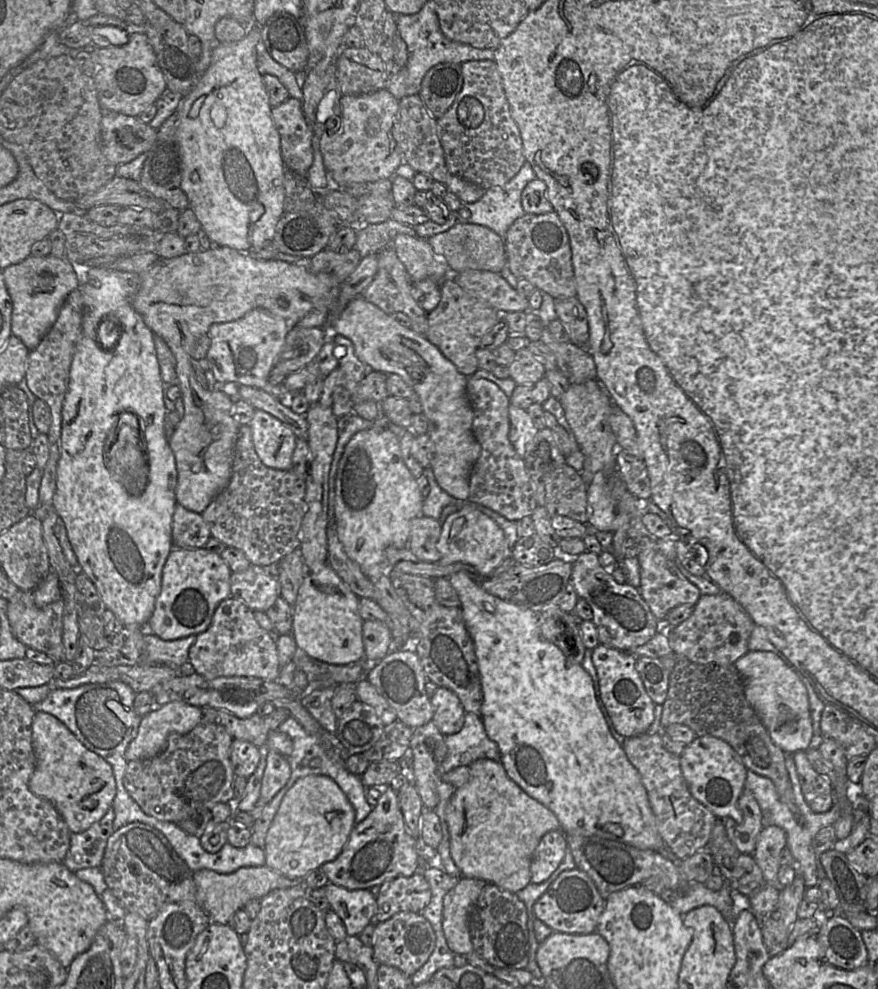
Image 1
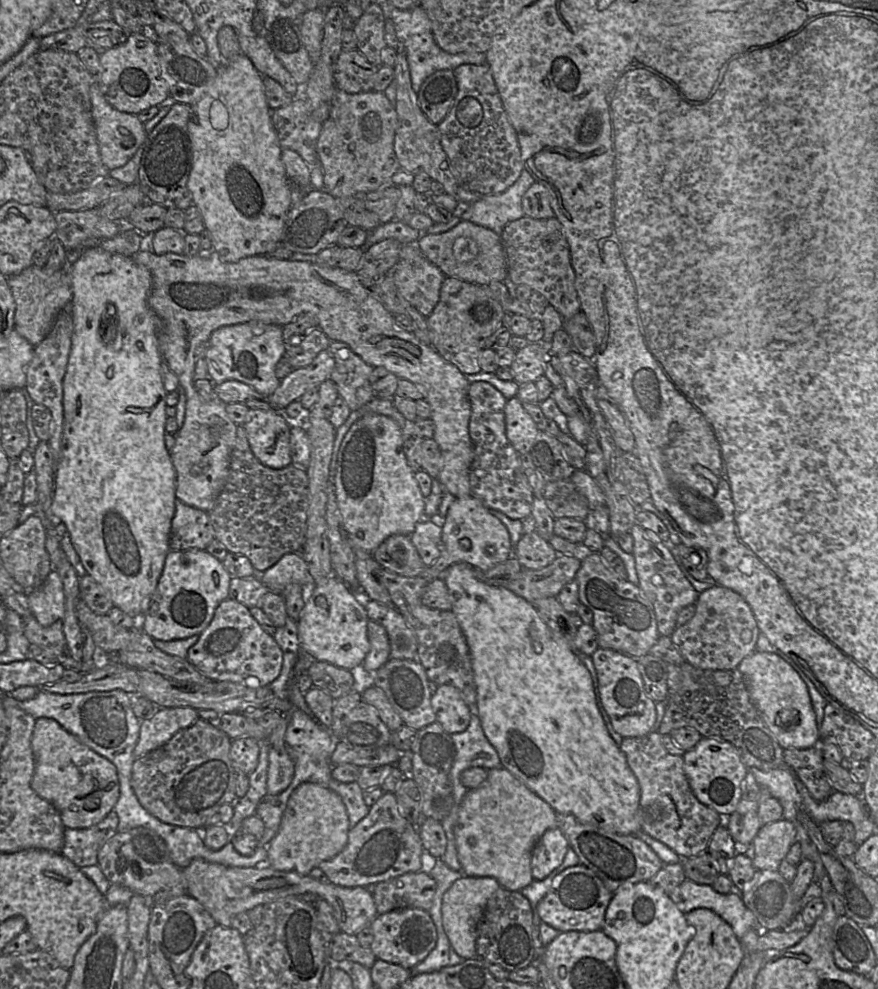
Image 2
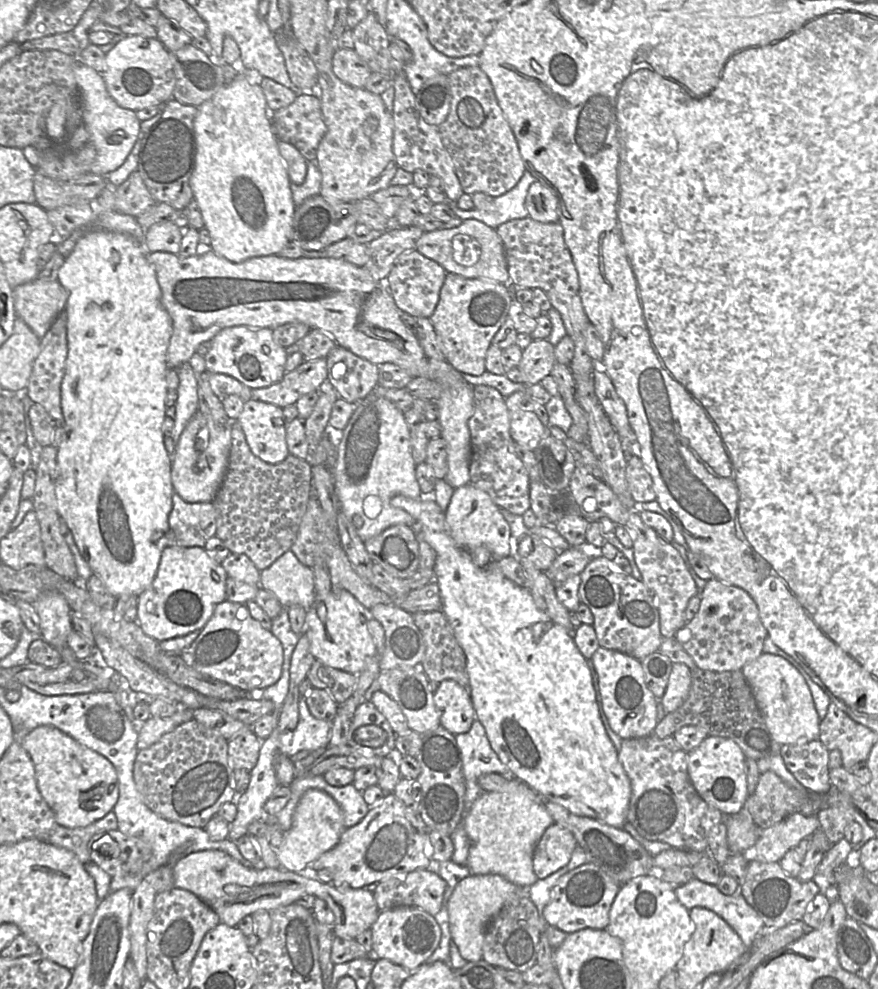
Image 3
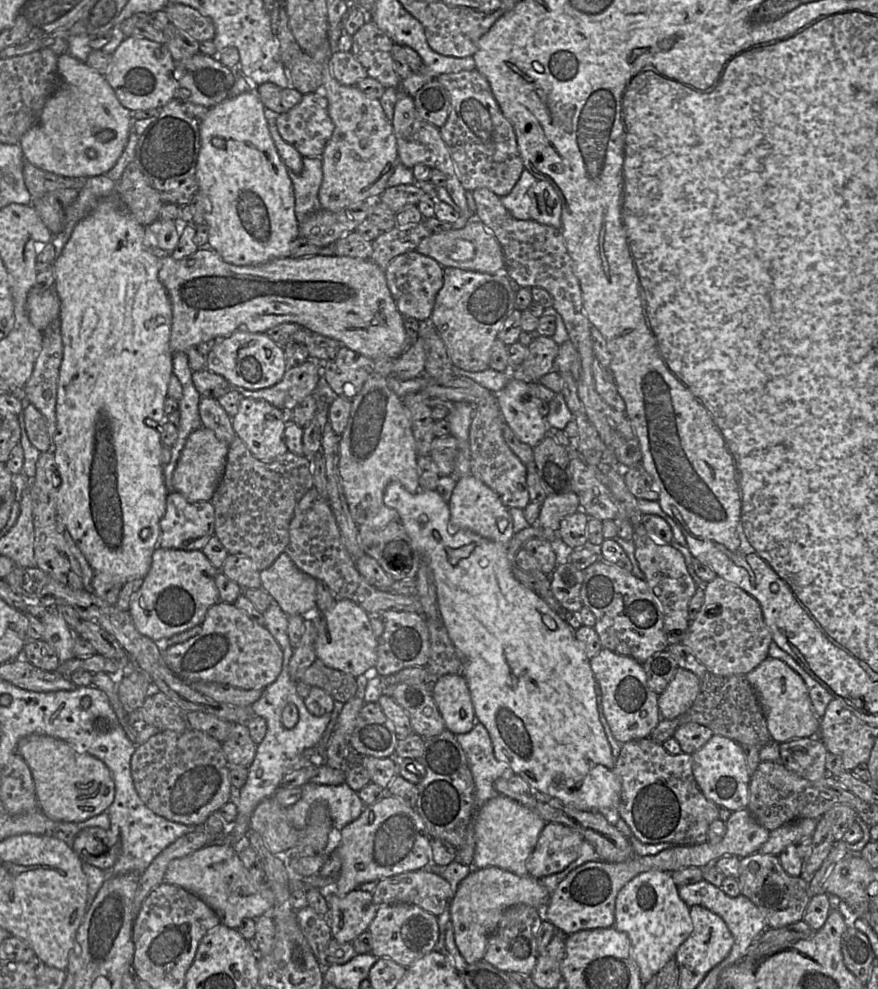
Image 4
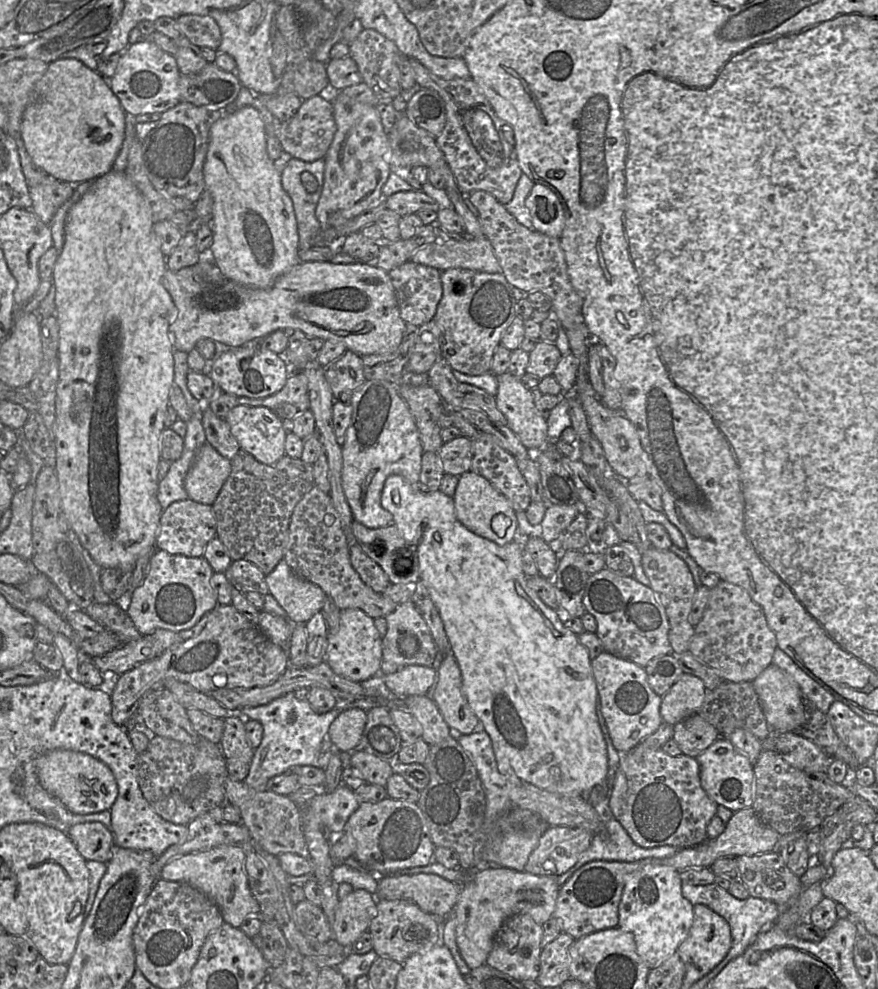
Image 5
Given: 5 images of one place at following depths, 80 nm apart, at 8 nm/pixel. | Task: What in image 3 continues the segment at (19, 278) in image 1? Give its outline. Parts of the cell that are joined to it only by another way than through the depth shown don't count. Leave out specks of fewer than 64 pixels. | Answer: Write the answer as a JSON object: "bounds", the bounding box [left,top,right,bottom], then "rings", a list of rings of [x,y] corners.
{"bounds":[12,278,68,339],"rings":[[[36,278],[12,288],[16,315],[40,339],[57,316],[65,311],[68,291],[58,280]]]}

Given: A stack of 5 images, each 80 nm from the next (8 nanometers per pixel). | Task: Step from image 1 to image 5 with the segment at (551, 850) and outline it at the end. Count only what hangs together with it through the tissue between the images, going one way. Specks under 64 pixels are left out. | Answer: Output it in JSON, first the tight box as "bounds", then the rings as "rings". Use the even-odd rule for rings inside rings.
{"bounds":[525,826,593,877],"rings":[[[550,826],[539,838],[537,847],[530,854],[525,865],[525,872],[539,876],[558,877],[578,861],[581,854],[588,849],[591,844],[593,834],[584,828],[571,828],[566,826]],[[550,860],[554,863],[554,868],[545,870],[543,863]]]}

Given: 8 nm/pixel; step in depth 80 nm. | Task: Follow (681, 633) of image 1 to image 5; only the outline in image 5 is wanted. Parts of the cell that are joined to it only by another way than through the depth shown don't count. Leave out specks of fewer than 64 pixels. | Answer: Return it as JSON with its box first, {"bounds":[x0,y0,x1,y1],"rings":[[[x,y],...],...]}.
{"bounds":[689,580,778,682],"rings":[[[721,580],[710,589],[710,597],[701,621],[694,627],[694,635],[689,650],[700,661],[714,669],[724,681],[752,682],[773,663],[773,655],[778,647],[775,633],[769,627],[765,613],[741,586]]]}

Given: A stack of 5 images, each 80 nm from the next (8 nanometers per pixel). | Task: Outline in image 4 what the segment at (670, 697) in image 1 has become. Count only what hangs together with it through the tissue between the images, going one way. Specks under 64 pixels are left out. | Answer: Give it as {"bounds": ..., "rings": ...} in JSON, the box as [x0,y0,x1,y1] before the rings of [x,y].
{"bounds":[649,672,773,748],"rings":[[[707,672],[700,679],[700,689],[692,706],[674,719],[661,718],[649,738],[662,744],[673,737],[676,729],[685,723],[695,722],[709,728],[714,735],[730,738],[738,744],[762,748],[773,738],[757,695],[745,675],[717,676]]]}

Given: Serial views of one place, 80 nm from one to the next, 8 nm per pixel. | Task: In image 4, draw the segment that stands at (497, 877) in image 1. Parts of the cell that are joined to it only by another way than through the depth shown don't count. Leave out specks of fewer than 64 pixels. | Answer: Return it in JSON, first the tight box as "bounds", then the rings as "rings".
{"bounds":[474,796,546,876],"rings":[[[504,796],[489,799],[475,814],[475,852],[474,869],[497,867],[515,875],[530,876],[527,861],[532,854],[539,835],[546,822],[533,810]]]}

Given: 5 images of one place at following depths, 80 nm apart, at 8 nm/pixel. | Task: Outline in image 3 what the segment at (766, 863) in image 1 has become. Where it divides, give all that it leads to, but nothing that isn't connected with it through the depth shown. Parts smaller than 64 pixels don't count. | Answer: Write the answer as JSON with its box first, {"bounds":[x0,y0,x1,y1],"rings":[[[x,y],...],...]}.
{"bounds":[747,813,820,863],"rings":[[[793,813],[761,830],[755,845],[747,850],[752,858],[766,863],[779,862],[790,849],[793,849],[802,839],[811,837],[820,828],[817,815]]]}

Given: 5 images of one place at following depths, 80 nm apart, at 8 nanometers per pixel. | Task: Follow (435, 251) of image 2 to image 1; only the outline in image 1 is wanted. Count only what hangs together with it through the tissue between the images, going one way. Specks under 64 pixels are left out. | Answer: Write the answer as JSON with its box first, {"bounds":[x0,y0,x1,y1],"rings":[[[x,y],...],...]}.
{"bounds":[427,222,507,273],"rings":[[[459,222],[449,230],[427,238],[427,241],[434,253],[447,264],[450,273],[465,270],[499,273],[507,264],[504,238],[483,225]]]}

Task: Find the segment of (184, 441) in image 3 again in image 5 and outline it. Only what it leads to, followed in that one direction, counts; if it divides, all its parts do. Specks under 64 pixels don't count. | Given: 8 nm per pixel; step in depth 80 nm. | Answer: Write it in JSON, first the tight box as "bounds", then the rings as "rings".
{"bounds":[184,442,231,505],"rings":[[[205,442],[197,451],[184,487],[189,499],[212,505],[231,472],[231,460]]]}

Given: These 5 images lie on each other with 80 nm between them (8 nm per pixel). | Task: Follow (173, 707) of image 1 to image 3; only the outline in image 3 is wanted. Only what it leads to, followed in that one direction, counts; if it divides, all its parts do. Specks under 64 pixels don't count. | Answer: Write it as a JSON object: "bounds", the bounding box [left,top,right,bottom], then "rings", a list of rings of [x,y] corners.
{"bounds":[137,707,191,750],"rings":[[[178,707],[176,713],[170,717],[149,717],[143,724],[137,736],[137,749],[142,750],[150,747],[166,733],[171,732],[180,724],[191,718],[191,712],[185,707]]]}

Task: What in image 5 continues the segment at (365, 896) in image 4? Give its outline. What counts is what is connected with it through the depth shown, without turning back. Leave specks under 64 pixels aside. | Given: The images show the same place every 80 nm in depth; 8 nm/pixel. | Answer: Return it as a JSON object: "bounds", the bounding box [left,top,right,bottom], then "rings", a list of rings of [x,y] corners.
{"bounds":[331,889,376,949],"rings":[[[354,889],[339,900],[331,925],[332,937],[349,949],[362,933],[368,931],[376,901],[376,897],[364,889]]]}

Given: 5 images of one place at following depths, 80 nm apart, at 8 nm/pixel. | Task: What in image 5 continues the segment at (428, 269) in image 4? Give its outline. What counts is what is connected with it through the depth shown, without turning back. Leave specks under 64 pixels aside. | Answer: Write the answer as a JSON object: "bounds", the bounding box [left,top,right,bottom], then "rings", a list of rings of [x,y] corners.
{"bounds":[388,261,443,327],"rings":[[[411,261],[388,272],[406,324],[420,327],[433,319],[443,294],[441,272]]]}

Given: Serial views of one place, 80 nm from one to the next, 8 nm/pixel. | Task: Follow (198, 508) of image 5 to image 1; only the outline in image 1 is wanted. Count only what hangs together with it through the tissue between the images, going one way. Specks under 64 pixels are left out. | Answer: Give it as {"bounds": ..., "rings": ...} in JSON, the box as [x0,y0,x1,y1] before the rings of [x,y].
{"bounds":[172,503,210,548],"rings":[[[177,503],[172,521],[174,548],[203,548],[210,538],[210,530],[202,515],[187,510]]]}

